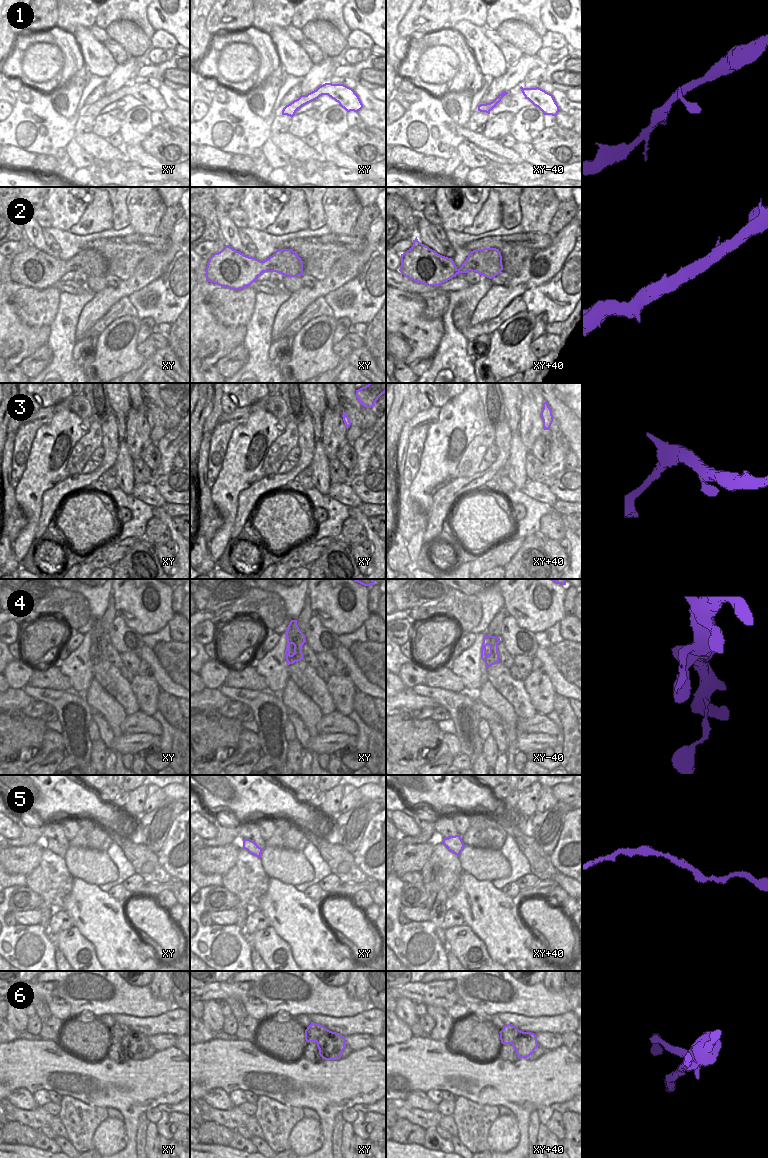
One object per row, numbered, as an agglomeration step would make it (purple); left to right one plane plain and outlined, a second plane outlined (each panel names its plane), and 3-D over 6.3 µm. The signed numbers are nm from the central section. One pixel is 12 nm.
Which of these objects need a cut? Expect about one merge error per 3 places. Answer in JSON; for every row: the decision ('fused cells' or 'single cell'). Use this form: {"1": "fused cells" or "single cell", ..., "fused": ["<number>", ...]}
{"1": "single cell", "2": "single cell", "3": "single cell", "4": "single cell", "5": "single cell", "6": "fused cells", "fused": ["6"]}

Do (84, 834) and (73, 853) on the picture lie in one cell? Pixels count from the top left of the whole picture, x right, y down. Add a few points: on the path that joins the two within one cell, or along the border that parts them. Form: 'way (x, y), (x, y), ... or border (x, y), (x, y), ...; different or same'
border (70, 845), (98, 849), (100, 851); different

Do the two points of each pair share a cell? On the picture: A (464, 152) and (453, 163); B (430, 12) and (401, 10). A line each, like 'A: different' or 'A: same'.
A: different
B: different

